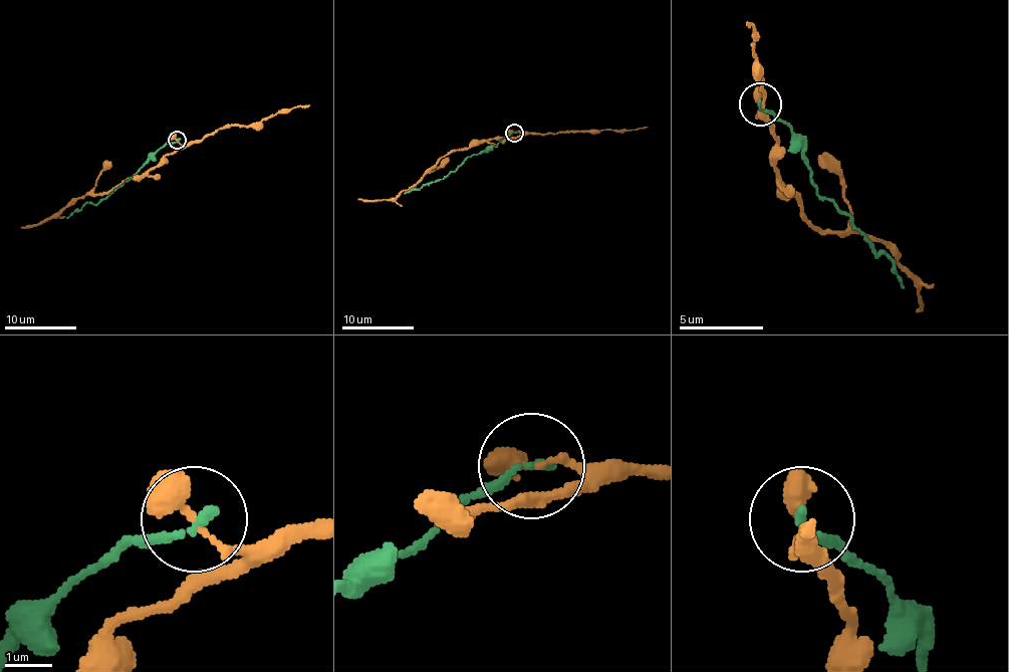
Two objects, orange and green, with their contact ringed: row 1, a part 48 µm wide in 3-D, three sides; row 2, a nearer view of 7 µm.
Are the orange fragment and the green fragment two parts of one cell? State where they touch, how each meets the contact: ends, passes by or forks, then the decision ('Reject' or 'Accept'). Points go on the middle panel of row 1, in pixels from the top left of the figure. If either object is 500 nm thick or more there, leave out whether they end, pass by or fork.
Place: (514, 133). At the ring orange ends. At the ring green ends. Reject

